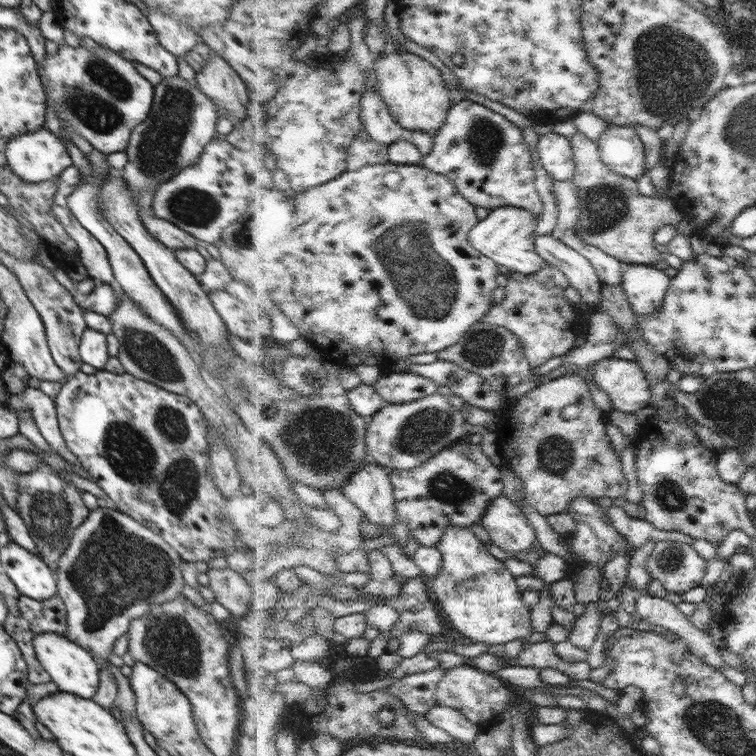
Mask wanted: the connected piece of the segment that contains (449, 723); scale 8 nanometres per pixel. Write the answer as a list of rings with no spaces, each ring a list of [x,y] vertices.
[[[438,703],[428,710],[427,717],[464,744],[474,744],[485,729],[485,726],[472,722],[461,710]]]

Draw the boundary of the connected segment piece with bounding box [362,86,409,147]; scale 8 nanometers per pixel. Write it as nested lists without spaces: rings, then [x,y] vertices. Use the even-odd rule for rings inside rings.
[[[378,86],[364,94],[363,120],[370,135],[381,144],[392,147],[408,136],[407,129],[392,115]]]

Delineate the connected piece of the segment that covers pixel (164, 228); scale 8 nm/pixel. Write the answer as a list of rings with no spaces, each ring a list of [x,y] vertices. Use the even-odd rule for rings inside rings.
[[[151,211],[142,212],[140,219],[144,227],[162,242],[167,248],[176,249],[196,249],[202,242],[186,231],[171,224],[168,220],[155,217]]]

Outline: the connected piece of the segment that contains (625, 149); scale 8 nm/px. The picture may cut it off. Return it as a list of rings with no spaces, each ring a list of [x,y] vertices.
[[[610,125],[600,146],[601,157],[615,172],[636,180],[647,174],[646,146],[635,126]]]

